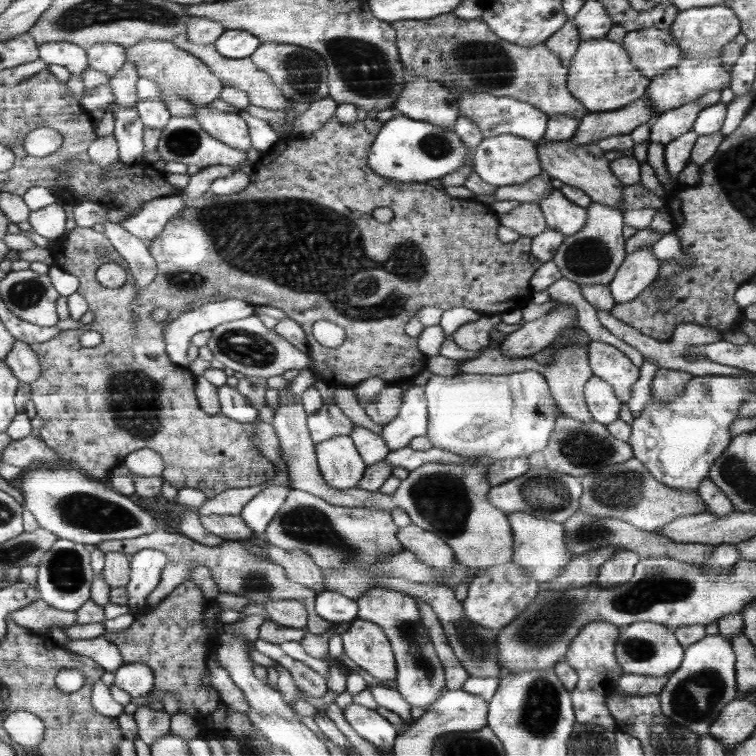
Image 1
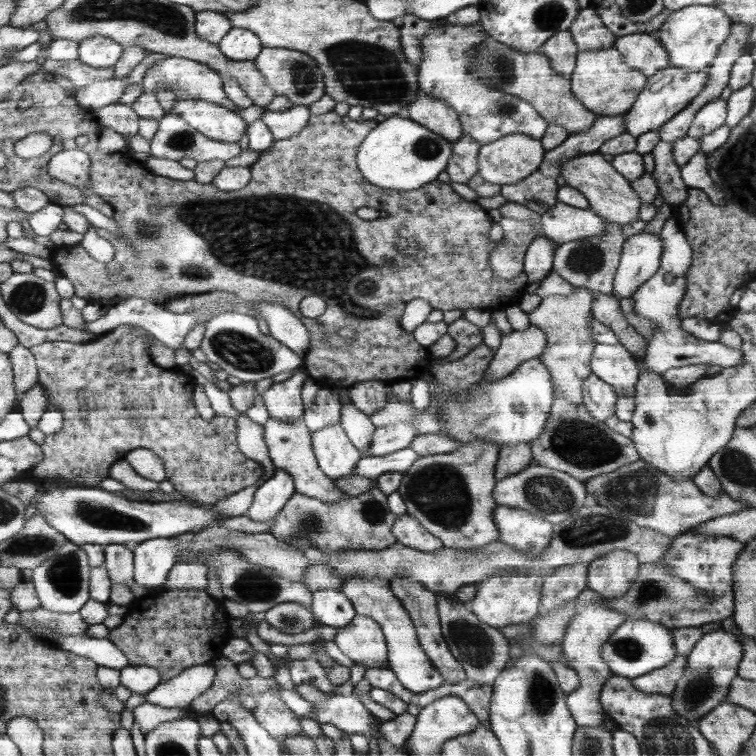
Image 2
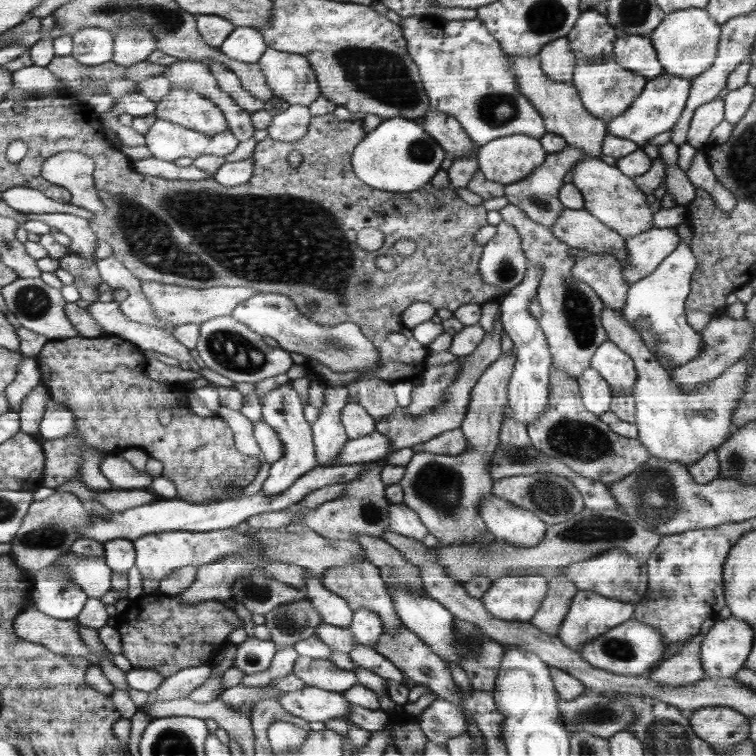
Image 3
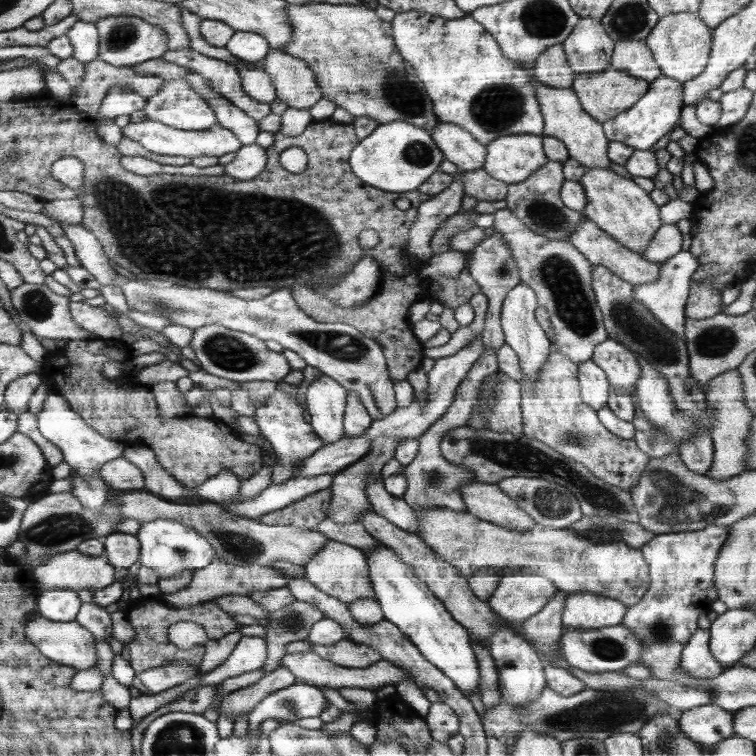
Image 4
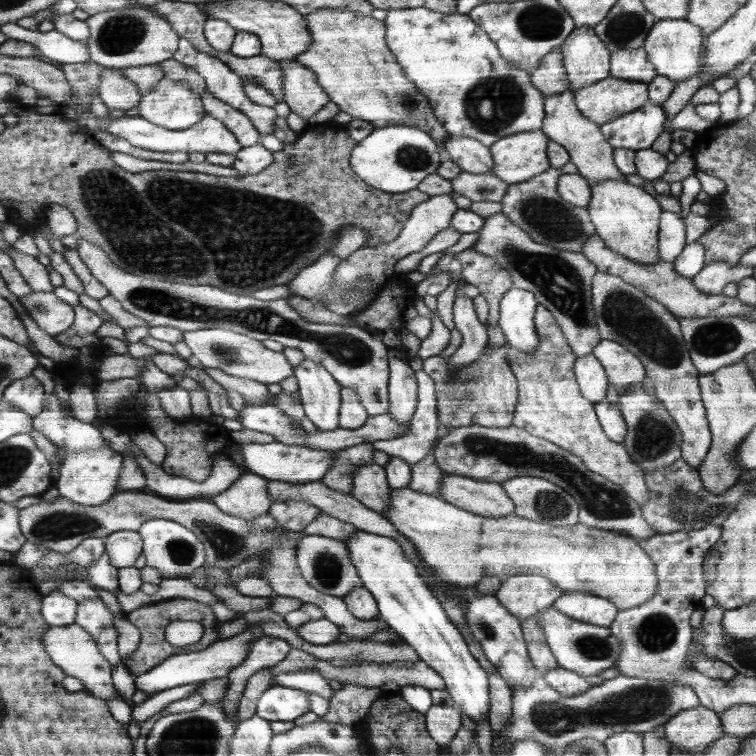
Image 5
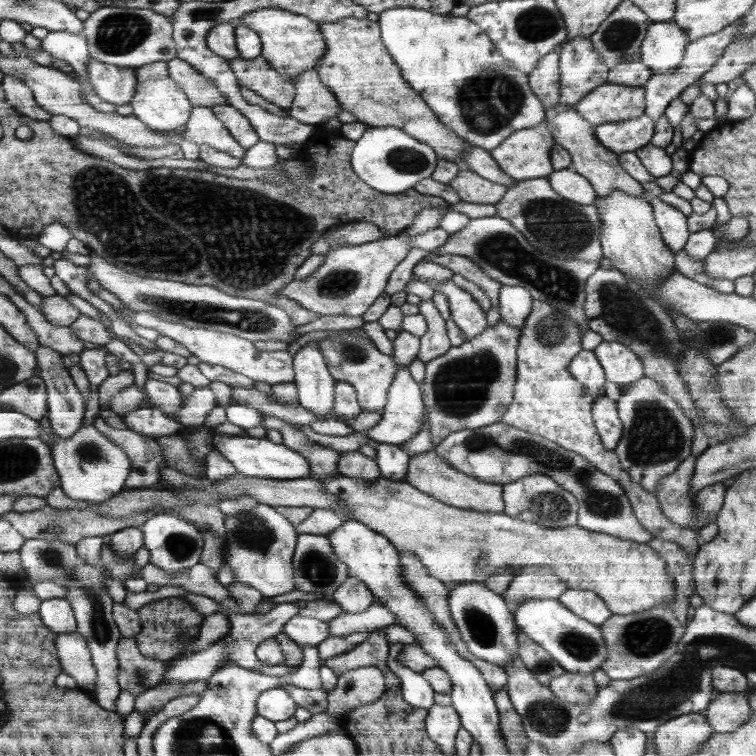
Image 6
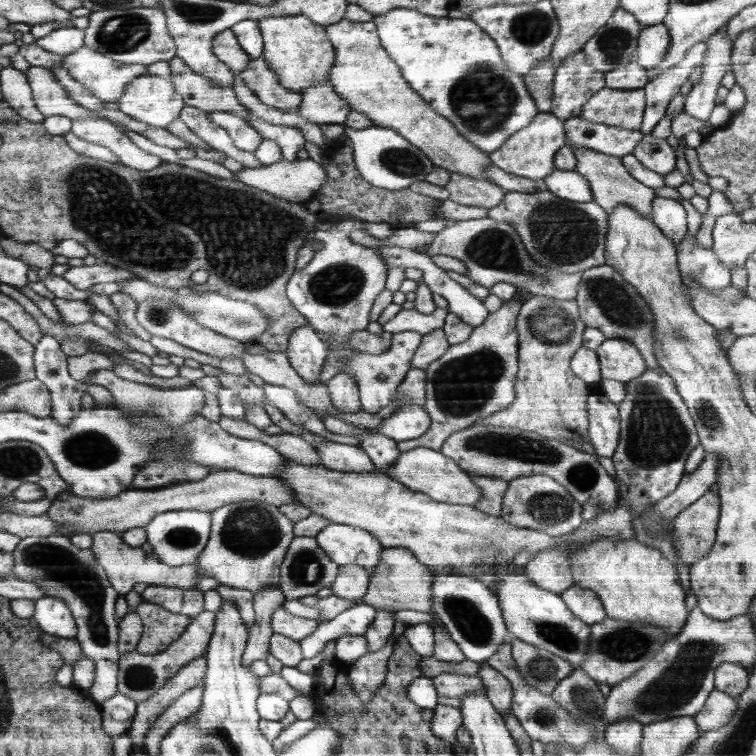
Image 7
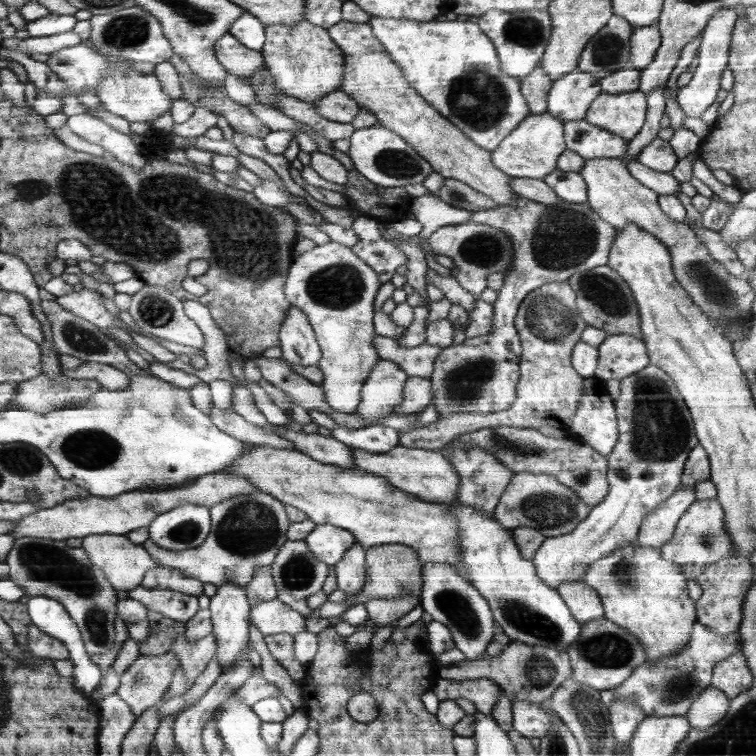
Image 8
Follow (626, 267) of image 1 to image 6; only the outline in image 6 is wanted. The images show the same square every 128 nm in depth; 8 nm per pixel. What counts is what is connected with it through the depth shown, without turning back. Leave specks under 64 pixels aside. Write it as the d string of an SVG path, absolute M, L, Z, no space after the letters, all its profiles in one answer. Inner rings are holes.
M652 198L651 202L655 208L655 223L662 233L664 244L674 254L680 252L691 235L687 226L687 216L672 204L662 202L660 198Z

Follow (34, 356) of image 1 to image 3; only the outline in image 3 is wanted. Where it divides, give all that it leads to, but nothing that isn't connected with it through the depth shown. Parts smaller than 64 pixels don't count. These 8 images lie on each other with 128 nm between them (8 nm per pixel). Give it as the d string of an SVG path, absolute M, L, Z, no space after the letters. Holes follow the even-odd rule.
M24 355L22 363L20 363L19 376L7 390L13 411L20 413L26 398L42 384L43 369L39 359Z

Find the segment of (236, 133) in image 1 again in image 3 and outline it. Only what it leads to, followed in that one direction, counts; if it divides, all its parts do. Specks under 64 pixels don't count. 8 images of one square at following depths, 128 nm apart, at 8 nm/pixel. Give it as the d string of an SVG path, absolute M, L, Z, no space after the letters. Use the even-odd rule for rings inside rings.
M172 88L172 92L158 102L156 116L210 136L228 130L228 120L214 101L182 88Z

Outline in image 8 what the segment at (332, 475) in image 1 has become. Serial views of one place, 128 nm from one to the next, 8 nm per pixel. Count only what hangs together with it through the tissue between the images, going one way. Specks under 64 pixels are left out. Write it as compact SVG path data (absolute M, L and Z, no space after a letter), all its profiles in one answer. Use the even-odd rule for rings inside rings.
M293 305L281 328L282 358L291 364L316 366L323 358L318 338L307 317Z

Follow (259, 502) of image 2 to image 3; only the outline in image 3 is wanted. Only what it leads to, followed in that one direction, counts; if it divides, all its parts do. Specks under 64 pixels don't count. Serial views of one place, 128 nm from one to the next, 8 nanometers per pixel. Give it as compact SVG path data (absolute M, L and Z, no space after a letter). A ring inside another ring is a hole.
M289 380L287 383L266 393L261 399L263 405L262 422L266 422L272 425L272 428L275 428L284 445L284 456L271 464L269 475L262 483L262 494L266 498L274 498L274 496L286 492L303 474L308 473L317 466L311 424L306 422L303 416L305 405L299 397L298 391L292 387Z

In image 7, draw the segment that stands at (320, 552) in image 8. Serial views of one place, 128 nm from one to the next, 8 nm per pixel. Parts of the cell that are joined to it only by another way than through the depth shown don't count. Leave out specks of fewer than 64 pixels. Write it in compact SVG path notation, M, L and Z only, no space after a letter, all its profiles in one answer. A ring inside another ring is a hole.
M331 523L315 536L319 546L337 565L358 564L369 577L380 563L385 548L368 529Z

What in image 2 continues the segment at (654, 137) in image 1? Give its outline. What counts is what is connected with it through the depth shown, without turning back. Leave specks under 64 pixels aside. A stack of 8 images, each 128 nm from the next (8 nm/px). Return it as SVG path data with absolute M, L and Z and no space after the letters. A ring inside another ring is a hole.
M733 22L731 36L728 36L723 46L719 48L719 54L716 55L714 62L711 63L709 68L711 78L708 79L707 86L679 114L674 115L672 119L664 123L664 126L656 130L661 141L673 143L680 137L686 136L698 112L707 103L720 99L722 90L728 86L734 63L744 52L744 46L750 31L751 29L748 26Z

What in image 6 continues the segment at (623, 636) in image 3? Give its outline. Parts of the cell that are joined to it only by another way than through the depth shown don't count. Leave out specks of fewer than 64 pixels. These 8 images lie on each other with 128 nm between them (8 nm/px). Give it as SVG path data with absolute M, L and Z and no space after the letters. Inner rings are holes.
M559 599L526 600L518 604L513 612L519 631L524 631L528 638L544 647L565 671L591 674L594 670L603 667L604 660L607 660L607 648L599 625L576 616L571 609L560 604Z

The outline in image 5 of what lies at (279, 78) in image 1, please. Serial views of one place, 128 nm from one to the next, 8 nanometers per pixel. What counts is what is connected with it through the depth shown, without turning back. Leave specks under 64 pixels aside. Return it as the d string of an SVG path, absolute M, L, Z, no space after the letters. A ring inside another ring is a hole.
M278 61L283 75L284 102L290 110L304 119L309 119L331 102L316 74L298 61Z

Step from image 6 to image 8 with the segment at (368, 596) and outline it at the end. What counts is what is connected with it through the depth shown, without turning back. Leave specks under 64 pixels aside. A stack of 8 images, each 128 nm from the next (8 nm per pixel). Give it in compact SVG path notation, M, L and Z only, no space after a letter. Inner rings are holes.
M359 543L355 544L334 568L337 589L353 595L367 583L366 550Z

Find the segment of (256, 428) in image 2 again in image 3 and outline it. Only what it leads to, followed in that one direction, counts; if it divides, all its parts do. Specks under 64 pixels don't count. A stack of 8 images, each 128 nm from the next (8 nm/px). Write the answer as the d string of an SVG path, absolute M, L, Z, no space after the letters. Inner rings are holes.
M224 406L216 411L216 417L222 418L234 430L236 448L246 456L258 458L260 462L259 474L256 475L254 482L242 489L242 496L252 496L261 490L262 483L269 475L271 467L254 438L254 423L245 418L239 411L229 410Z

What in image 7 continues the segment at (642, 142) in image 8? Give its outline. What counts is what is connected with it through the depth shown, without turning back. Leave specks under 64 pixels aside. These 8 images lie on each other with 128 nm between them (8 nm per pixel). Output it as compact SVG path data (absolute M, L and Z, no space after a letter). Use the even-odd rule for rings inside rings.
M706 41L694 44L678 64L660 74L656 79L650 80L643 87L646 108L640 131L644 132L644 136L651 134L658 121L663 122L666 119L668 103L680 92L680 86L688 82L690 74L696 68L703 68L702 62L706 58L706 52L708 52Z

